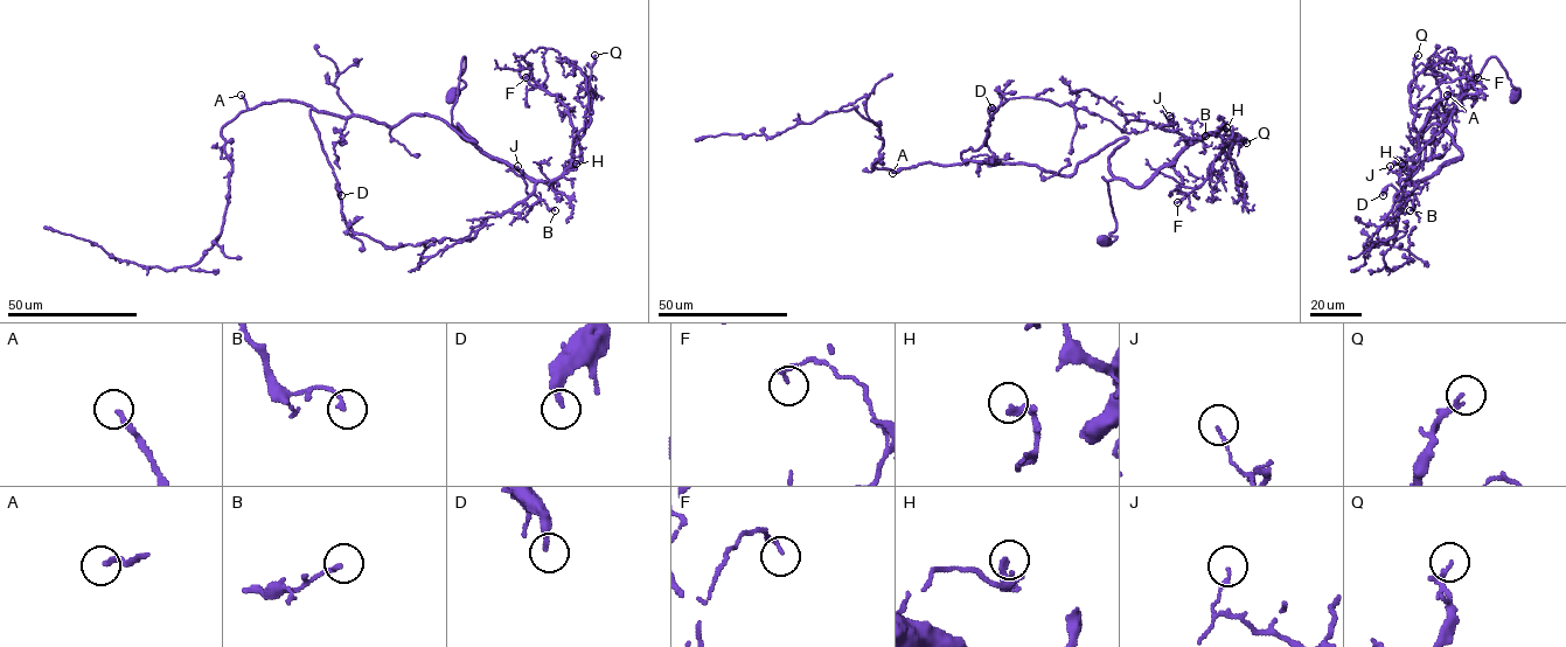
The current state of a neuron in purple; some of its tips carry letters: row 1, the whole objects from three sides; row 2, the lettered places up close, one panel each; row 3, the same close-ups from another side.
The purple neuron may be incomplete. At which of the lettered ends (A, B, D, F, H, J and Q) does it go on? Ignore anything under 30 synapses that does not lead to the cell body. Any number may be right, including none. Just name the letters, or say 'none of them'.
A

